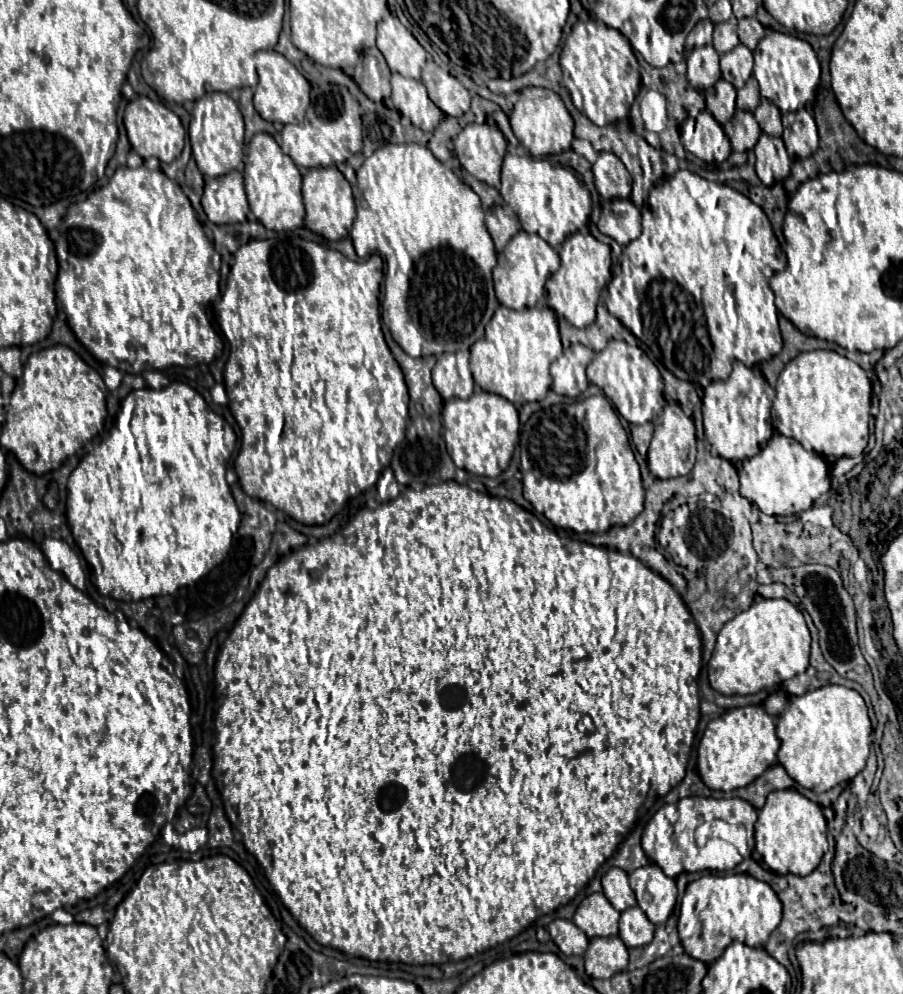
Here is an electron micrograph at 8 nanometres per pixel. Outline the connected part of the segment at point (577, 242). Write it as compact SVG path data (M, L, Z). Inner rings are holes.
M585 228L572 234L560 246L558 254L562 264L558 272L552 274L546 282L546 302L558 316L566 318L568 324L576 328L586 328L596 320L596 304L600 292L612 278L610 246L598 242Z

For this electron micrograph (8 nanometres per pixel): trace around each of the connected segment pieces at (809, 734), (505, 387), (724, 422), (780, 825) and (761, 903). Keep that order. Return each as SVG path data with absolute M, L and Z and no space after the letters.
M828 684L804 696L792 696L786 710L776 718L776 736L782 740L778 762L800 786L814 792L850 782L868 760L872 724L866 704L856 690Z
M498 306L486 324L486 336L470 348L470 370L474 382L490 394L498 394L516 406L542 400L552 386L550 364L562 356L556 314L550 308L510 310Z
M734 362L734 370L728 376L728 380L712 382L704 390L704 398L702 398L702 402L704 402L704 406L702 406L704 434L716 456L736 462L736 460L752 458L760 452L754 418L756 418L756 408L758 408L760 396L764 394L764 388L766 388L766 380L762 376L756 376L742 362Z
M776 790L768 794L766 804L758 812L758 820L754 824L754 838L760 862L764 860L764 866L780 876L808 876L828 850L826 818L822 808L796 790Z
M706 874L700 880L690 882L686 888L680 904L678 932L688 956L704 964L712 964L734 940L752 948L762 948L768 936L778 928L780 920L782 904L766 882L756 880L748 874Z

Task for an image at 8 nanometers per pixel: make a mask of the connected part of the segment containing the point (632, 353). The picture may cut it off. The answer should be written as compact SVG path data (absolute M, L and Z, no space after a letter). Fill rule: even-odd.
M610 340L608 346L596 354L592 364L586 368L588 380L604 390L606 398L610 398L630 424L646 424L654 420L664 408L664 382L658 368L646 353L638 346L628 346L622 340Z

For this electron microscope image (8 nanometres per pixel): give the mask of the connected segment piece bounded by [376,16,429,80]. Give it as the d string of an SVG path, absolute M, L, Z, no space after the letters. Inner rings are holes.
M390 16L378 24L376 46L392 72L420 80L420 70L429 60L426 58L426 50L396 16Z

